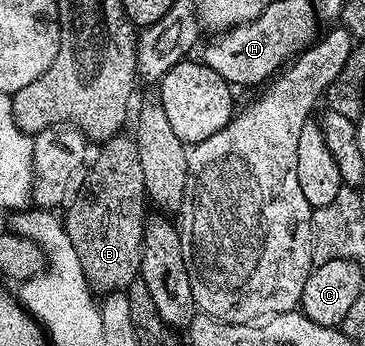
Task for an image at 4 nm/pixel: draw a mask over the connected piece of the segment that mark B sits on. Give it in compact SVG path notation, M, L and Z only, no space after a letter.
M121 133L99 146L99 153L91 158L89 165L83 172L82 190L73 194L72 200L65 206L66 219L64 226L72 246L76 249L77 258L80 259L80 266L86 281L90 284L91 290L99 294L116 293L125 291L133 281L139 280L142 268L142 235L144 232L144 220L142 215L147 207L147 194L144 185L144 175L138 159L137 145L133 136Z

